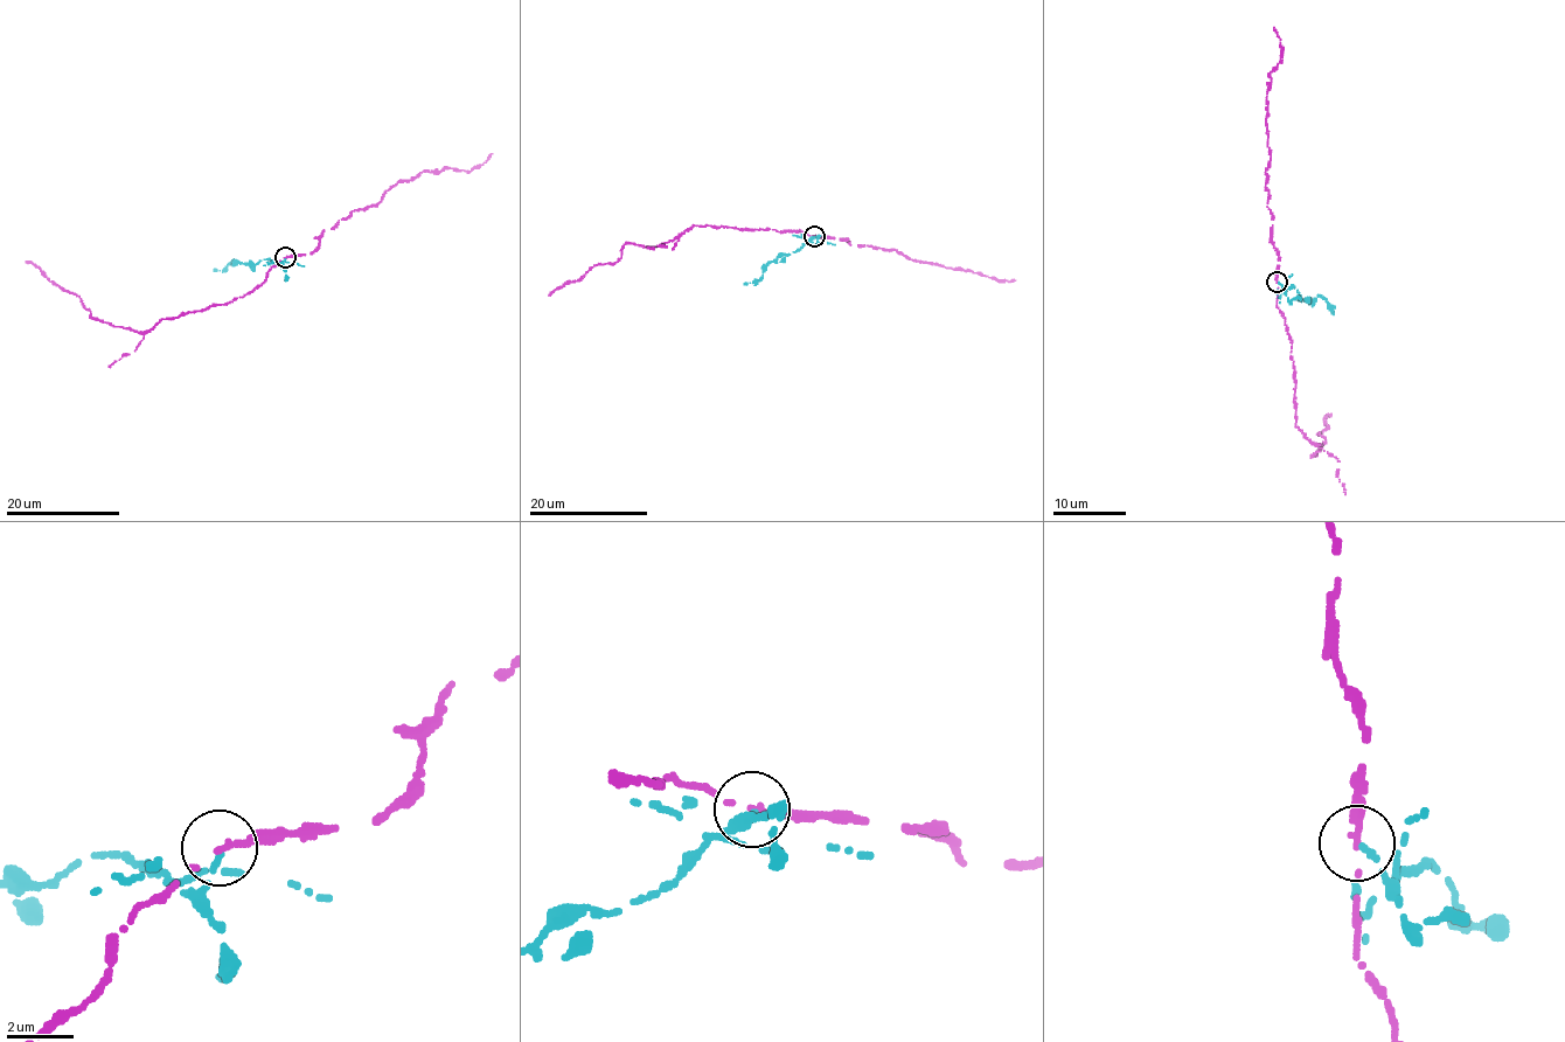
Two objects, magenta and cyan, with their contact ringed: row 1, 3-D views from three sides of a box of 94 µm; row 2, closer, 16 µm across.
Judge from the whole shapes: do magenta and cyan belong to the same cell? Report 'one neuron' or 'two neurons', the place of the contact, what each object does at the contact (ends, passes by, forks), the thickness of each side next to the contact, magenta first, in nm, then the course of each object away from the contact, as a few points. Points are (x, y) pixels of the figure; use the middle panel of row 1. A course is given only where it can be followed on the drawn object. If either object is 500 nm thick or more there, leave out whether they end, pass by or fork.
two neurons; place (814, 236); magenta ends; cyan ends; calibres 220 and 160 nm; course magenta (814, 235), (800, 230), (695, 226), (655, 247), (627, 243), (613, 265), (593, 265), (578, 280), (549, 296); course cyan (814, 237), (795, 251), (780, 255), (758, 280), (744, 284)

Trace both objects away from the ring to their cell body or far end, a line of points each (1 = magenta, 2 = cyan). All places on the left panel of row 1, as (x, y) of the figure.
1: (285, 258), (243, 297), (162, 319), (139, 333), (91, 317), (80, 297), (26, 261)
2: (285, 258), (280, 264), (266, 259), (250, 265), (232, 262), (222, 270), (214, 270)

